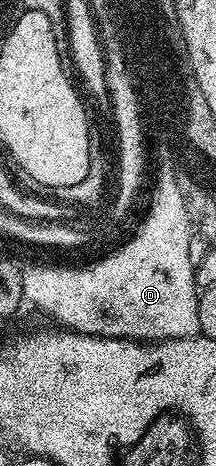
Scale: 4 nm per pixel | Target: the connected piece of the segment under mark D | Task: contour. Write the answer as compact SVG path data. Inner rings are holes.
M166 173L165 182L159 185L156 190L156 202L149 204L147 214L140 221L136 232L130 239L124 243L118 244L114 253L109 253L106 257L98 259L94 265L89 265L86 269L56 269L53 265L33 265L28 270L22 272L21 282L23 283L23 298L29 301L37 309L42 309L51 317L55 317L60 326L66 330L75 333L86 333L92 337L132 337L138 341L164 341L166 337L196 337L200 334L199 327L199 307L197 299L199 290L195 279L193 278L193 270L195 262L191 259L191 239L195 235L195 226L189 218L188 207L183 194L178 193L178 184L175 183L175 177Z

